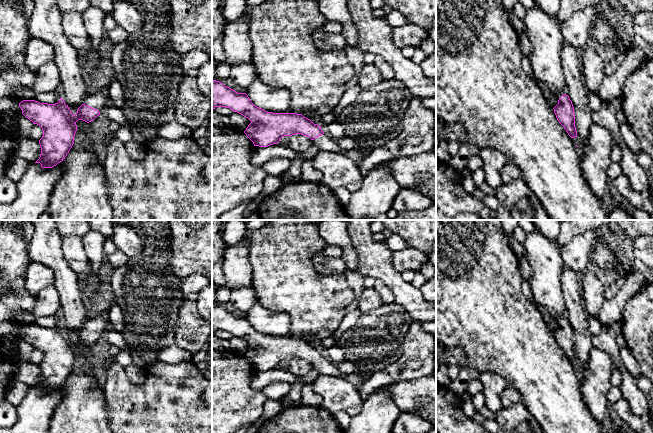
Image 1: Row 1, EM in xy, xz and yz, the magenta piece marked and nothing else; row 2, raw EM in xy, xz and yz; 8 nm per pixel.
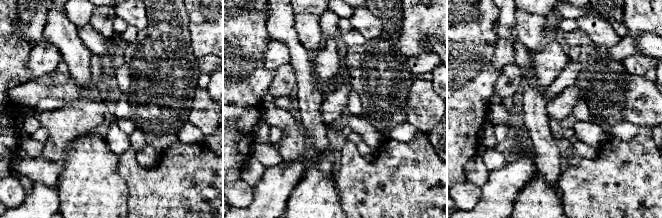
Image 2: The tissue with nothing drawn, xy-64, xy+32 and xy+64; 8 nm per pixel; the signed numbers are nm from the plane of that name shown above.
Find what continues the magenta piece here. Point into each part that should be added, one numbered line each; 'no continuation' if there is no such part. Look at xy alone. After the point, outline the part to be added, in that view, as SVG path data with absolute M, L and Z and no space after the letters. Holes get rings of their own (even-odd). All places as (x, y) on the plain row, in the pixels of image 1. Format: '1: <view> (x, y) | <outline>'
1: xy (98, 323) | M104 311L98 315L90 314L88 320L85 322L84 327L103 338L103 333L107 331L107 324L110 321L108 311Z

